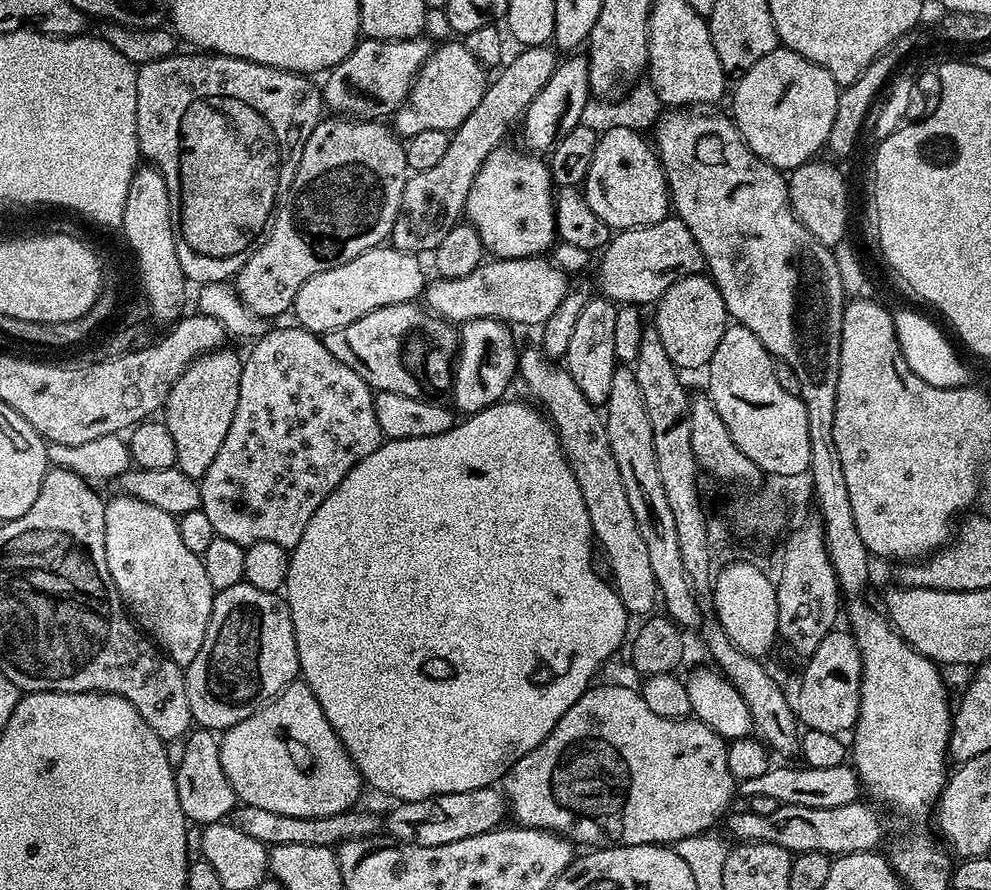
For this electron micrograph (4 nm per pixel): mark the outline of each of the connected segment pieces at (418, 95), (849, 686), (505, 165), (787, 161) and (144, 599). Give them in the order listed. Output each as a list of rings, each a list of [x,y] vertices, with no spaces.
[[[444,42],[433,47],[426,62],[420,67],[420,73],[412,84],[410,94],[404,99],[404,105],[394,113],[394,131],[397,136],[407,138],[414,134],[422,134],[422,130],[442,130],[455,132],[470,114],[474,114],[474,106],[482,102],[482,94],[488,88],[490,76],[487,76],[485,65],[474,58],[467,43],[452,44]]]
[[[833,630],[818,642],[818,650],[807,657],[804,673],[800,676],[800,689],[794,692],[794,707],[805,729],[822,730],[826,734],[848,734],[855,729],[860,713],[860,687],[862,686],[862,658],[851,631]]]
[[[508,147],[495,148],[482,162],[464,203],[464,216],[478,230],[485,253],[501,260],[523,260],[546,253],[557,239],[554,185],[548,165],[539,155]]]
[[[777,46],[773,52],[766,54],[766,58],[754,62],[754,66],[750,66],[750,70],[742,73],[737,80],[740,81],[732,96],[730,115],[736,121],[736,128],[742,138],[758,158],[775,168],[791,170],[813,159],[819,153],[816,151],[827,145],[830,130],[834,126],[834,114],[838,114],[841,85],[836,84],[834,78],[830,78],[830,74],[822,70],[822,66],[802,58],[786,47]]]
[[[116,494],[113,500],[105,503],[104,517],[106,566],[110,566],[110,578],[114,578],[114,586],[124,601],[124,607],[134,617],[135,623],[154,638],[164,655],[181,666],[194,662],[194,658],[198,658],[198,650],[202,650],[202,638],[206,638],[214,590],[210,586],[210,578],[206,578],[203,559],[182,542],[177,517],[166,514],[166,510],[158,510],[158,506],[152,506],[150,502],[123,494]]]

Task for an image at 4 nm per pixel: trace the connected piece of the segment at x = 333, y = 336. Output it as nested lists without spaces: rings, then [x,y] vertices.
[[[419,303],[395,304],[382,306],[362,318],[358,322],[350,322],[350,326],[342,326],[337,332],[325,332],[322,336],[326,350],[334,354],[358,378],[362,378],[376,392],[393,392],[419,397],[421,394],[447,393],[452,386],[452,373],[460,350],[460,333],[449,321],[428,311]]]

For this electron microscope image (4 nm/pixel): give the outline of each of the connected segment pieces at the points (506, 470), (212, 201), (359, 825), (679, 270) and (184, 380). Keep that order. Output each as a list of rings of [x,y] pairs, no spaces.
[[[508,398],[499,404],[492,404],[478,414],[465,415],[463,419],[453,424],[452,429],[446,430],[446,434],[434,434],[431,440],[387,441],[386,446],[374,450],[372,456],[366,457],[364,462],[356,467],[355,472],[351,472],[348,479],[342,481],[339,488],[333,490],[332,495],[326,498],[326,502],[318,506],[314,518],[310,518],[308,528],[302,530],[300,544],[290,550],[290,567],[282,592],[289,608],[292,609],[296,644],[300,648],[300,676],[310,686],[314,698],[318,698],[318,706],[322,706],[322,714],[326,714],[342,746],[346,746],[363,783],[367,787],[369,784],[370,787],[393,796],[393,801],[396,802],[421,800],[429,795],[458,794],[462,790],[490,788],[497,782],[503,781],[514,766],[514,762],[518,762],[518,758],[528,754],[534,744],[541,744],[548,737],[549,728],[558,726],[558,718],[562,718],[562,714],[566,714],[566,710],[570,710],[570,706],[574,706],[574,702],[578,702],[578,698],[582,698],[582,694],[587,692],[593,681],[597,679],[595,676],[600,663],[610,659],[619,650],[624,635],[626,635],[625,640],[629,635],[630,613],[626,610],[626,606],[622,606],[622,598],[618,598],[615,588],[605,577],[603,580],[592,565],[594,537],[590,526],[590,514],[586,514],[586,502],[582,502],[582,490],[578,486],[578,478],[574,478],[574,470],[570,470],[568,460],[564,457],[560,438],[552,427],[552,421],[539,407],[531,408],[528,404],[519,404],[512,399]]]
[[[177,54],[158,58],[158,62],[146,62],[136,68],[136,133],[140,143],[141,157],[164,175],[168,193],[176,207],[174,227],[178,262],[182,266],[185,277],[189,281],[197,280],[196,284],[201,286],[231,281],[265,239],[278,208],[276,199],[285,191],[282,181],[288,180],[291,184],[294,182],[294,174],[298,170],[298,162],[302,158],[306,138],[310,138],[314,126],[322,119],[322,92],[317,85],[315,88],[308,81],[311,79],[307,75],[298,72],[284,72],[280,68],[255,64],[249,60],[239,60],[233,56],[192,55],[196,56]]]
[[[240,804],[232,809],[230,822],[242,834],[250,834],[250,838],[258,838],[268,848],[274,846],[301,845],[326,846],[335,849],[347,840],[361,840],[364,836],[376,836],[381,831],[382,820],[372,812],[356,812],[349,810],[330,814],[326,818],[294,818],[291,814],[277,814],[275,810],[261,810],[259,806]]]
[[[669,214],[662,222],[654,222],[641,228],[617,231],[608,245],[599,253],[600,265],[596,268],[596,284],[599,295],[617,305],[655,305],[657,300],[684,276],[695,276],[705,271],[704,255],[694,242],[694,234],[680,217]]]
[[[221,346],[215,352],[205,352],[180,375],[178,382],[174,382],[163,406],[162,423],[170,430],[170,438],[174,438],[176,467],[196,481],[210,470],[210,462],[218,458],[218,450],[222,450],[222,442],[226,442],[226,430],[230,430],[230,422],[234,422],[234,410],[238,406],[238,386],[243,369],[241,353],[231,352],[228,346]]]

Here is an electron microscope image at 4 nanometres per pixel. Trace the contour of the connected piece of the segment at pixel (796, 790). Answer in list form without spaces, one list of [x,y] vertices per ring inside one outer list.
[[[851,763],[842,766],[829,766],[818,770],[807,766],[800,768],[776,768],[769,766],[766,774],[758,778],[739,781],[738,792],[741,797],[748,798],[774,798],[777,805],[814,806],[822,810],[834,810],[838,806],[850,806],[857,803],[862,796],[860,776]]]

